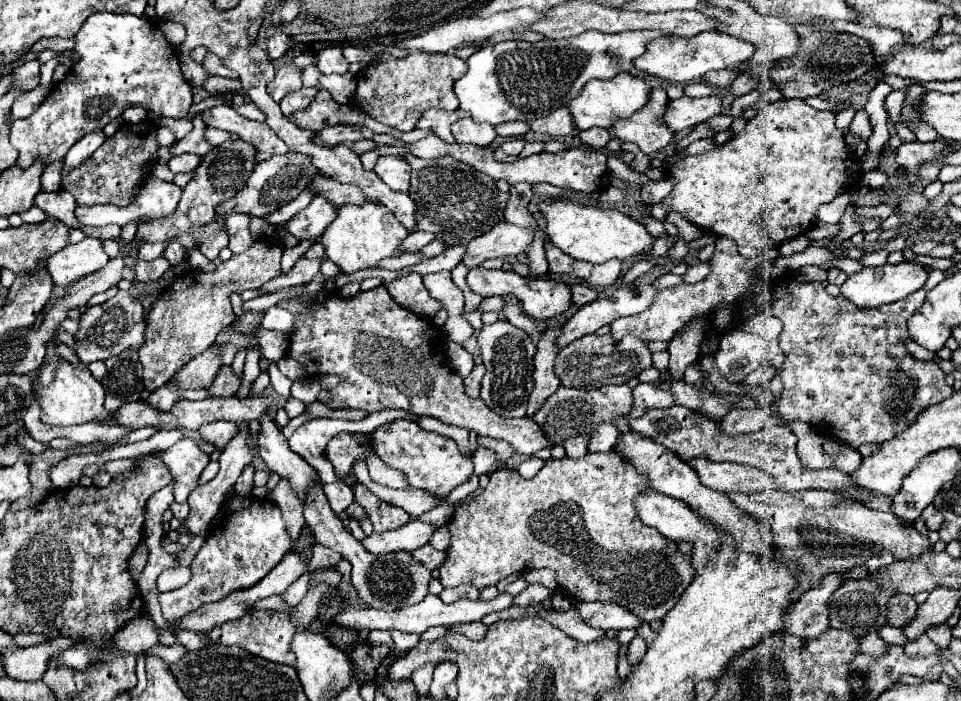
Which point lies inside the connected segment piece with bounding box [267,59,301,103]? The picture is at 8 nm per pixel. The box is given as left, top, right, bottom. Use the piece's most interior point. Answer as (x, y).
(288, 78)

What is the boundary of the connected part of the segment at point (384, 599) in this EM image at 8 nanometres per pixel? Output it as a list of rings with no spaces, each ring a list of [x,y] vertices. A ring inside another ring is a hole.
[[[323,485],[315,487],[315,495],[311,495],[311,503],[305,507],[305,521],[309,529],[313,531],[313,537],[317,543],[341,553],[351,565],[351,581],[357,589],[357,597],[361,603],[367,603],[375,609],[403,609],[405,605],[415,605],[423,601],[427,595],[427,585],[431,581],[431,571],[427,571],[423,565],[419,565],[411,553],[399,551],[399,553],[387,553],[387,555],[373,555],[363,549],[361,541],[357,541],[345,527],[339,515],[329,507],[329,501],[323,493]]]

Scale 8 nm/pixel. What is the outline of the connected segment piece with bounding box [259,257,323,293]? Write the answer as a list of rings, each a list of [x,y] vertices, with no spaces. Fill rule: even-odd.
[[[301,257],[289,273],[283,273],[283,275],[271,279],[263,287],[259,287],[259,291],[263,291],[263,293],[275,293],[275,291],[285,289],[285,287],[305,285],[305,283],[309,283],[319,273],[321,263],[323,263],[323,259],[305,259],[305,257]]]

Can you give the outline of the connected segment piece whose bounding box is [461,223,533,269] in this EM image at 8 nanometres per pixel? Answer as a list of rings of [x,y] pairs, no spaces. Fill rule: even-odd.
[[[511,223],[495,225],[491,233],[481,235],[467,245],[467,253],[463,255],[461,263],[473,269],[473,267],[479,267],[487,259],[495,259],[495,257],[505,259],[509,255],[525,253],[531,239],[533,239],[531,229],[521,229]]]

